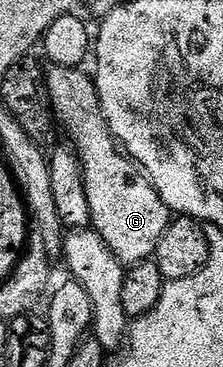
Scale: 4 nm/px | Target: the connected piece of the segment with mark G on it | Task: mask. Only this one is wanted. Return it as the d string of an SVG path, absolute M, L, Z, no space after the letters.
M53 67L48 70L45 78L45 88L49 91L49 104L54 118L61 120L63 128L69 132L72 148L76 150L77 160L81 162L81 175L85 178L85 194L87 203L91 207L91 219L93 232L99 234L103 243L111 247L111 251L121 264L126 267L140 265L142 261L150 260L156 254L157 244L167 231L171 214L168 207L159 199L153 185L145 180L136 165L130 161L124 152L118 147L109 129L105 126L105 117L101 114L101 104L97 99L97 89L92 76L89 77L80 68L62 69Z

